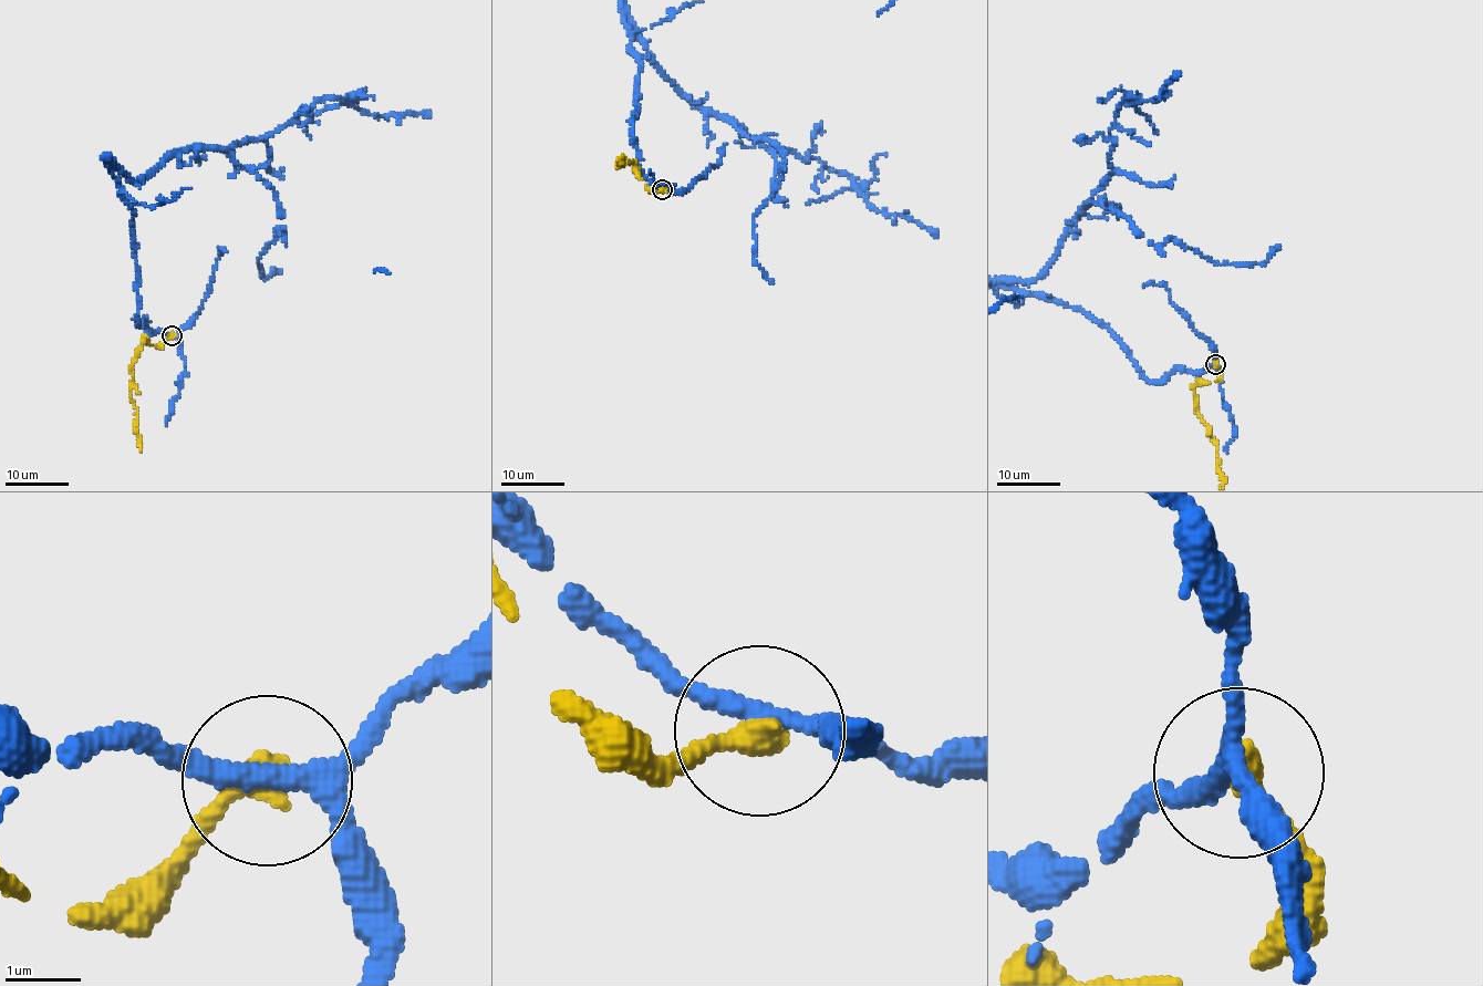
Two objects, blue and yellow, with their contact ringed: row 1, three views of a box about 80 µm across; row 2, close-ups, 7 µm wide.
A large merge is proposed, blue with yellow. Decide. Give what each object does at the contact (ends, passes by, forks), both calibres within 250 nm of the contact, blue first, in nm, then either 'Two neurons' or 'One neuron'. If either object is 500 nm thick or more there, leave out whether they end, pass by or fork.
At the ring blue forks. At the ring yellow ends. Thickness 240 nm (blue) against 400 nm. Two neurons

